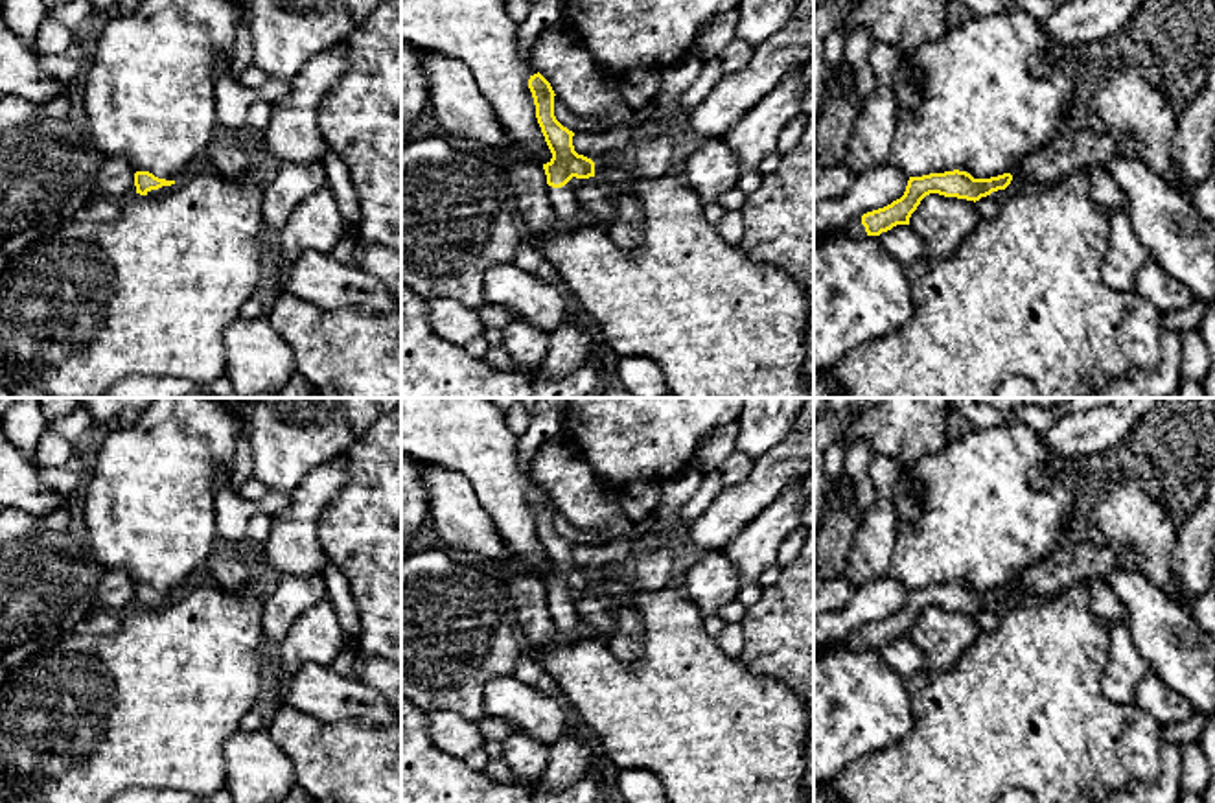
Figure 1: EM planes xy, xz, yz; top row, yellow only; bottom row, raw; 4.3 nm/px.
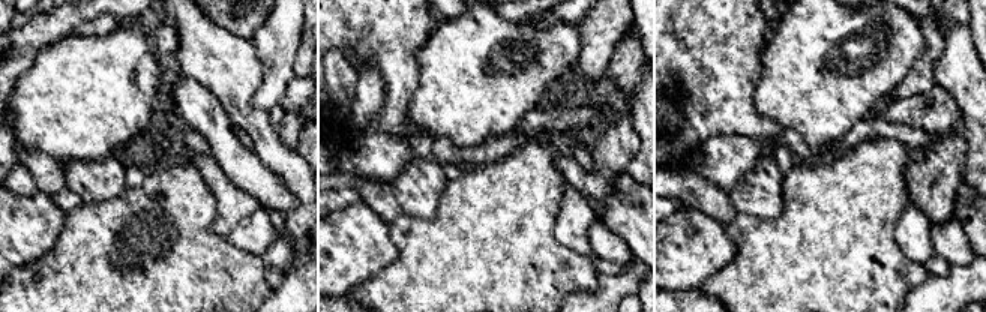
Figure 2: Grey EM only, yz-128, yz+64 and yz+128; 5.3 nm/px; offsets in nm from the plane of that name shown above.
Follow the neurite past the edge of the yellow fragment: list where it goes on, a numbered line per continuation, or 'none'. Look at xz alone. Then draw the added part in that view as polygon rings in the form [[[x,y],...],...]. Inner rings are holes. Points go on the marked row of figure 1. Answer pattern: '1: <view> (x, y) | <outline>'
1: xz (564, 201) | [[[571,180],[561,188],[549,186],[549,199],[560,227],[573,227],[582,219],[578,192]]]

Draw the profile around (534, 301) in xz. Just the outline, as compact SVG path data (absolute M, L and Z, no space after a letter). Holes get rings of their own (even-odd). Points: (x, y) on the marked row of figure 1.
M493 263L484 273L484 304L504 306L517 320L552 333L571 313L571 300L558 287L515 263Z

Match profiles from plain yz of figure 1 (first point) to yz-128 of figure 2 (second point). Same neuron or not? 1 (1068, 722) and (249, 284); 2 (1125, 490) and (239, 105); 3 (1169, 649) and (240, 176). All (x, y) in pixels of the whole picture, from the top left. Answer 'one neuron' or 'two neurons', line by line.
1: one neuron
2: one neuron
3: one neuron

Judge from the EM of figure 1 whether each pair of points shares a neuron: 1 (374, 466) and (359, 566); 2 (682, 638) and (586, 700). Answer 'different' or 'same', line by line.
1: same
2: same

